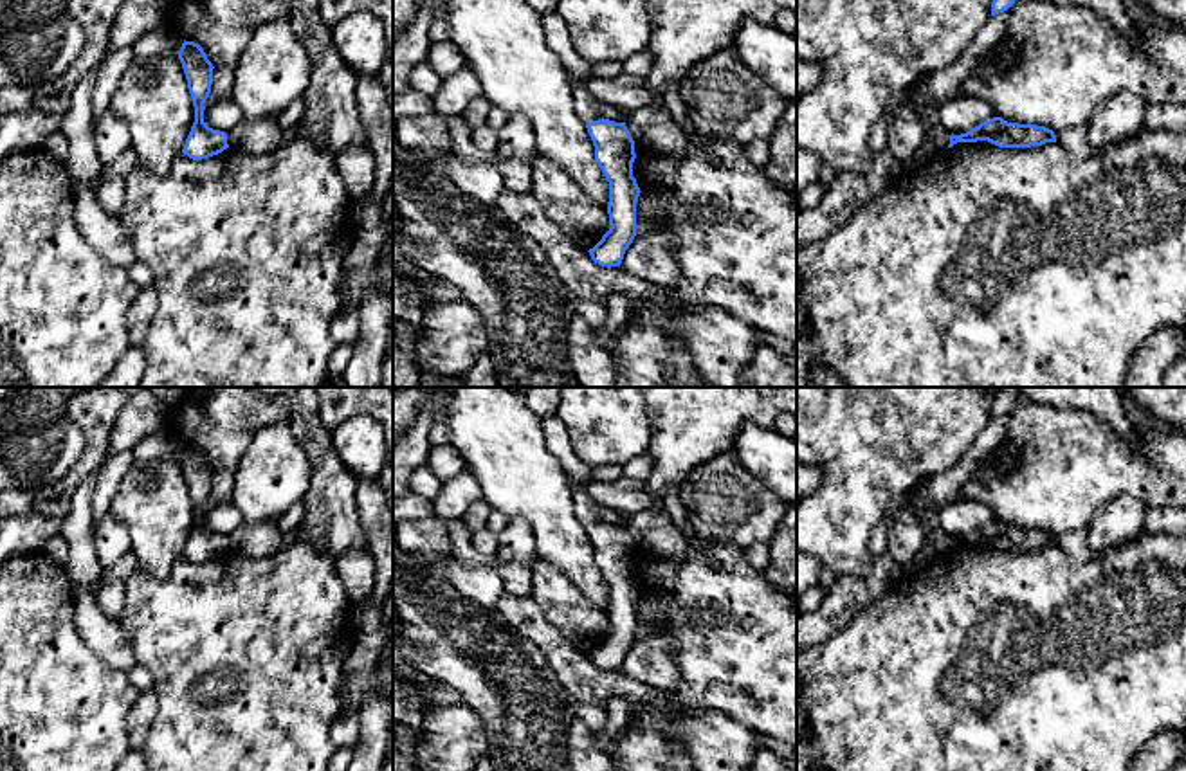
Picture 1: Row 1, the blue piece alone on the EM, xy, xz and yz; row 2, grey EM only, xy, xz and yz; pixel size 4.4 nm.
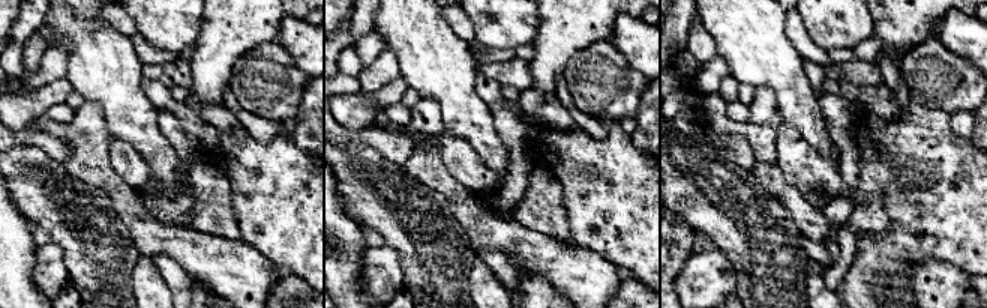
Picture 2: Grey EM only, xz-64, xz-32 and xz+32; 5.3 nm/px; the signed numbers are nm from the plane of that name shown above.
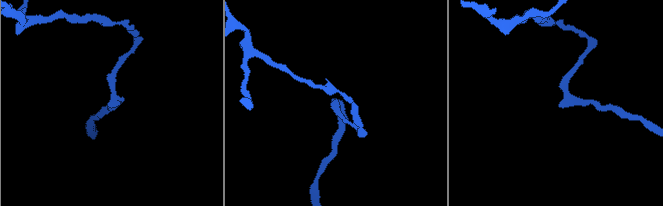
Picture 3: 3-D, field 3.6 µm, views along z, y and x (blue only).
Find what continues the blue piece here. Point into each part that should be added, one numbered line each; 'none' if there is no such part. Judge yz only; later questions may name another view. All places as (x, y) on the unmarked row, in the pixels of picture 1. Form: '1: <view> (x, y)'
none

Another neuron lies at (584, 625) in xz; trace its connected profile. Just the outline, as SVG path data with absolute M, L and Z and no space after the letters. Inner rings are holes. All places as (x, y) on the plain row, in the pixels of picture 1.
M541 558L532 562L532 598L544 620L584 654L593 652L611 630L607 611L580 596L570 578Z

